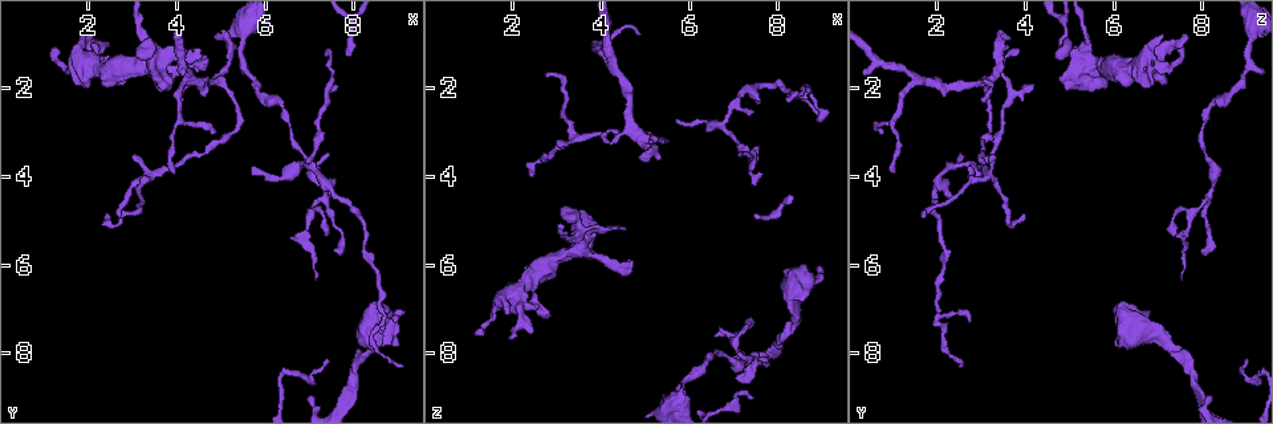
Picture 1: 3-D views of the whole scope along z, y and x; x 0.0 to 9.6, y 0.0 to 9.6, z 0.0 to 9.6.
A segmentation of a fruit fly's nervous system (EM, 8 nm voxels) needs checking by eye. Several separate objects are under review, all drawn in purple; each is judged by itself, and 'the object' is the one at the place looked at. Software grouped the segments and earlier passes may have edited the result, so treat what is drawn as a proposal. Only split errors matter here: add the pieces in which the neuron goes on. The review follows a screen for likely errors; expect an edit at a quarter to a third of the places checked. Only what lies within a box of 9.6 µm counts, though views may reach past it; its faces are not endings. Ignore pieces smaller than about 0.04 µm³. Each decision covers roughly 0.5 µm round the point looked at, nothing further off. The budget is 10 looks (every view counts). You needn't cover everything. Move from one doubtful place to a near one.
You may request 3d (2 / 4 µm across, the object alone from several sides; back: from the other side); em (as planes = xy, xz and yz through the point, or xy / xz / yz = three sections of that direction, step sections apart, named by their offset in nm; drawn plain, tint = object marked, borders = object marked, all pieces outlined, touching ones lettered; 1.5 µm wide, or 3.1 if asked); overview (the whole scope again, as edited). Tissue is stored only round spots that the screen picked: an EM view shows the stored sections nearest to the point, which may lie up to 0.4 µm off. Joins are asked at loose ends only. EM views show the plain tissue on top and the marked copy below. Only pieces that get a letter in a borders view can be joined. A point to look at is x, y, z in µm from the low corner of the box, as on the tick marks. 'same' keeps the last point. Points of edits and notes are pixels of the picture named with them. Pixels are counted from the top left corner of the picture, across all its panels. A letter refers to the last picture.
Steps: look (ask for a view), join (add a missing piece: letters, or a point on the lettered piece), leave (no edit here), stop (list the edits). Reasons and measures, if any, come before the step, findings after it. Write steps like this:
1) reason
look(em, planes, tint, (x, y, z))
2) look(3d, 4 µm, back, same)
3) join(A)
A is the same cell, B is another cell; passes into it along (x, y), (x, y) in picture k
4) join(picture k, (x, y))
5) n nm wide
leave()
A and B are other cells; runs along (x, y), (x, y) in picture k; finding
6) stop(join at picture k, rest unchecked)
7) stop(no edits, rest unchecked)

branch stops here
look(em, planes, tint, (8.95, 7.80, 6.05))

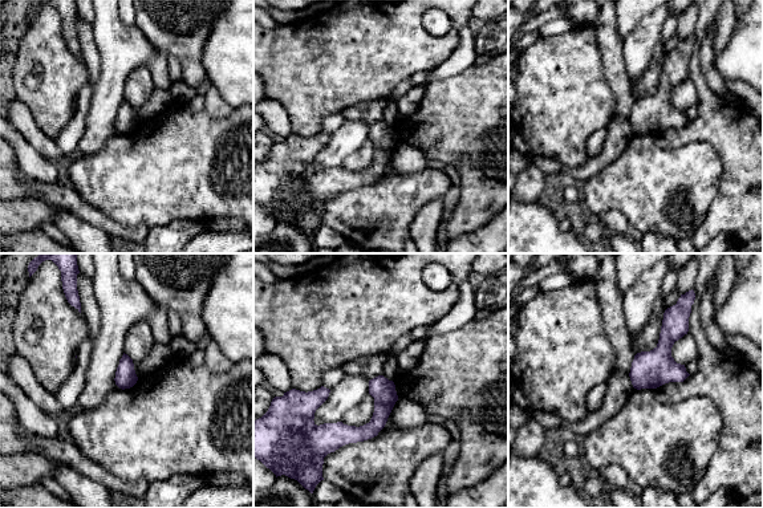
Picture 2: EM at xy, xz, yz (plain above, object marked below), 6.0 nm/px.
look(em, planes, borders, same)

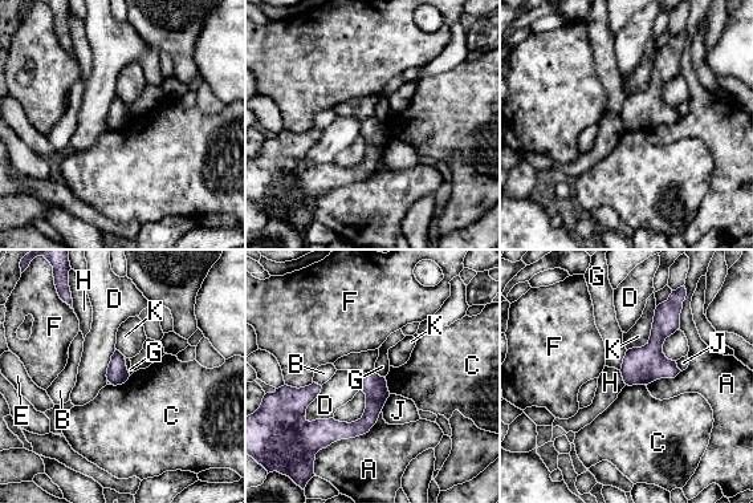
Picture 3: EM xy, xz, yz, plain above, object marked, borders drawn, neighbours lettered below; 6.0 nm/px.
A touches over 460 nm
leave()
A, B, C, D, E, F, G, H, J and K are other cells; border along (619, 370), (626, 384) in picture 3; none of them fits

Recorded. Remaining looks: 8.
thin end
look(3d, 4 µm, (7.35, 1.20, 3.90))

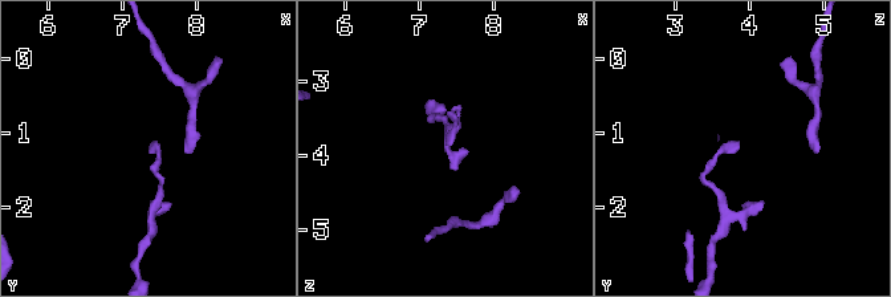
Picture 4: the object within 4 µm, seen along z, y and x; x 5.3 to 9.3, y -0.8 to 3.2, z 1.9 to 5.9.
look(em, xz, step 8, borders, (7.40, 1.15, 3.85))

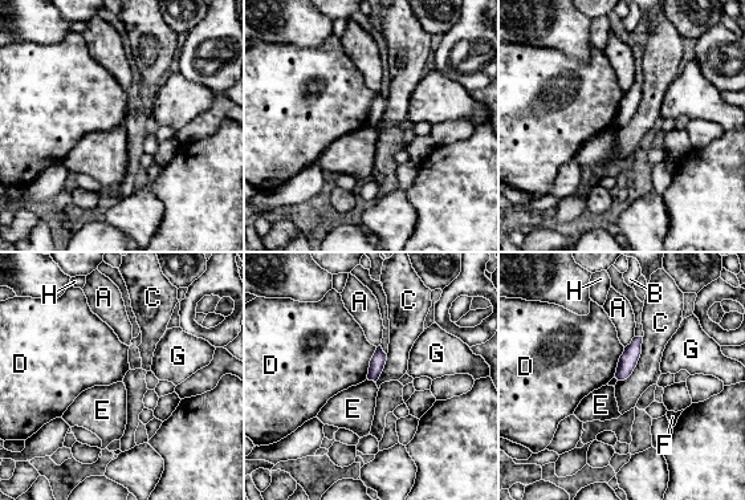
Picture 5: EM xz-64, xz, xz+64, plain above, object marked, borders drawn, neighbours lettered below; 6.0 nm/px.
90 nm wide
leave()
A, B, C, D, E, F, G and H are other cells; border along (643, 337), (636, 366), (618, 381) in picture 5; no lettered piece goes on from it

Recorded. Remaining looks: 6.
free end
look(3d, 4 µm, (2.80, 1.80, 7.15))

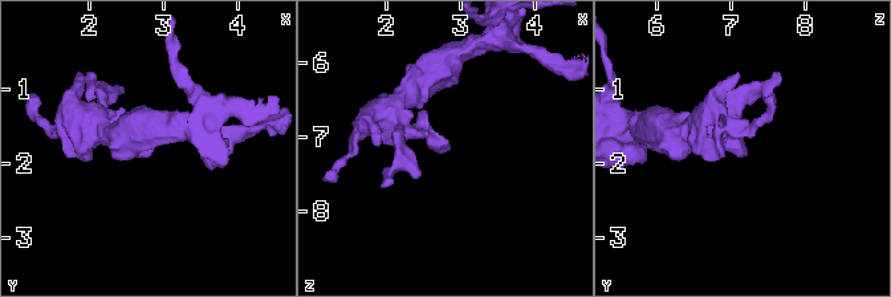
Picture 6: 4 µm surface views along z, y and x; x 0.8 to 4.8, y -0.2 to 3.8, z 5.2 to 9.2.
look(em, planes, tint, (2.90, 1.80, 7.15))

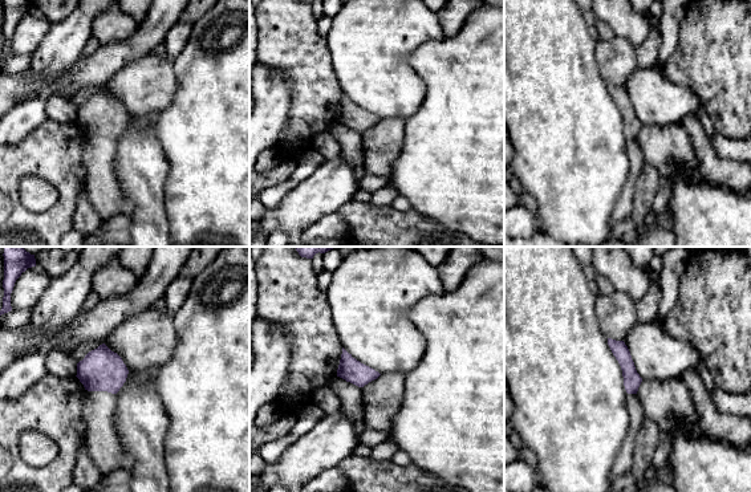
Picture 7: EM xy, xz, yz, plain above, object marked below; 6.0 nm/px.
look(em, planes, borders, same)

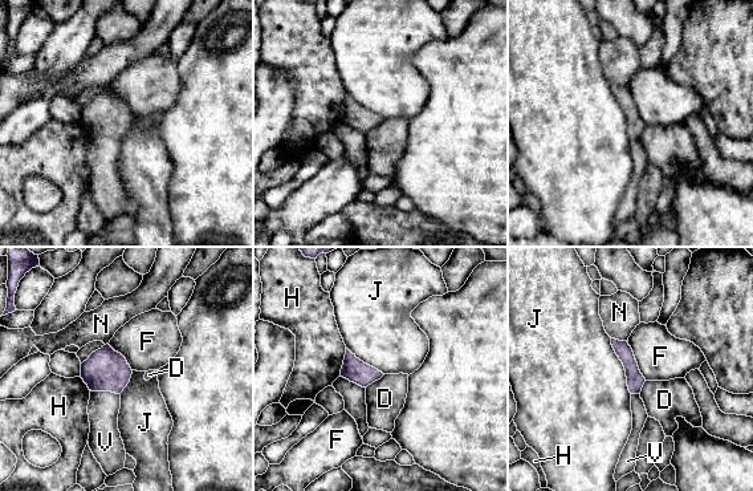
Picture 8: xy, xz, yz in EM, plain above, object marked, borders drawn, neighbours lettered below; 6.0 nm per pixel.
join(V)
V is the same cell, D, F, H, J and N are other cells; it goes on there

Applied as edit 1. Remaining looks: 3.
stop(join at picture 8, rest unchecked)

